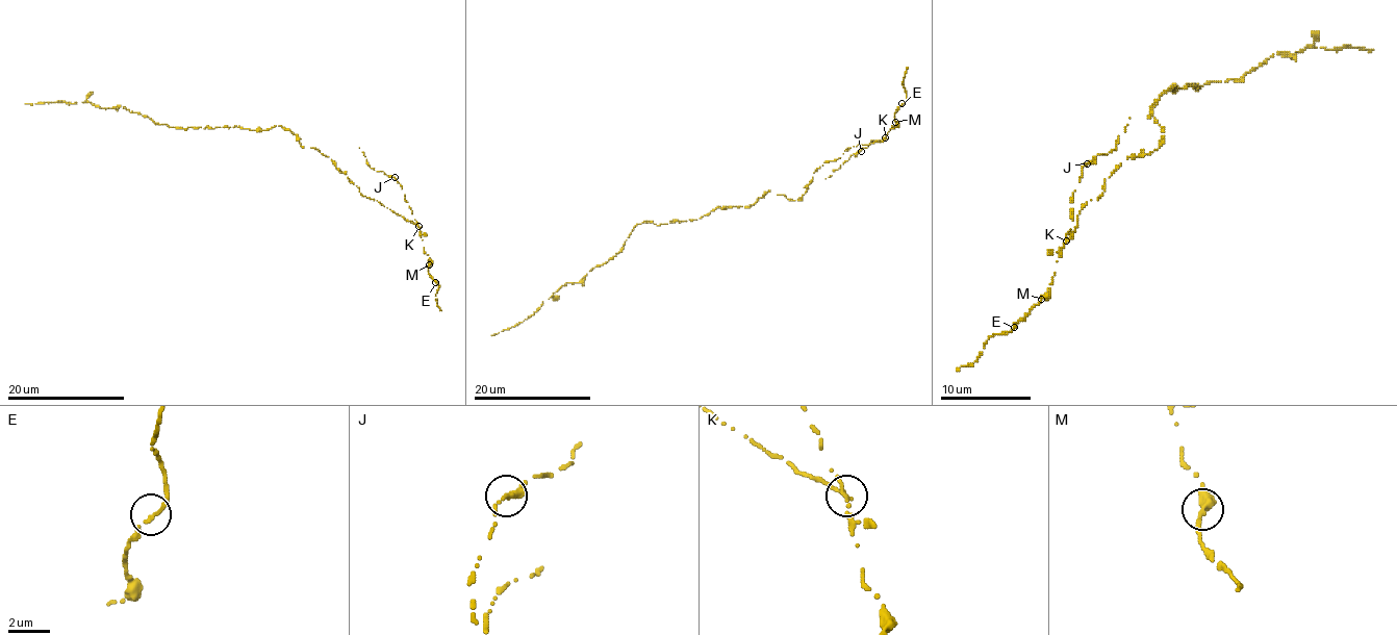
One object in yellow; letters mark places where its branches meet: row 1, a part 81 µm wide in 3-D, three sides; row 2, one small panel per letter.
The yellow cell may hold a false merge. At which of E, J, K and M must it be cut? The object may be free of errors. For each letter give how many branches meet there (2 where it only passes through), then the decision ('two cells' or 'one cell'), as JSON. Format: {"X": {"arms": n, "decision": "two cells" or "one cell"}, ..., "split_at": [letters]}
{"E": {"arms": 2, "decision": "one cell"}, "J": {"arms": 2, "decision": "one cell"}, "K": {"arms": 2, "decision": "two cells"}, "M": {"arms": 2, "decision": "one cell"}, "split_at": ["K"]}

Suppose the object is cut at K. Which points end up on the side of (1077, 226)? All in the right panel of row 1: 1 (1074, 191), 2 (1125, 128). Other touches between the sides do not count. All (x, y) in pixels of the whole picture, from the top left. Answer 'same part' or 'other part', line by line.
1: other part
2: other part

